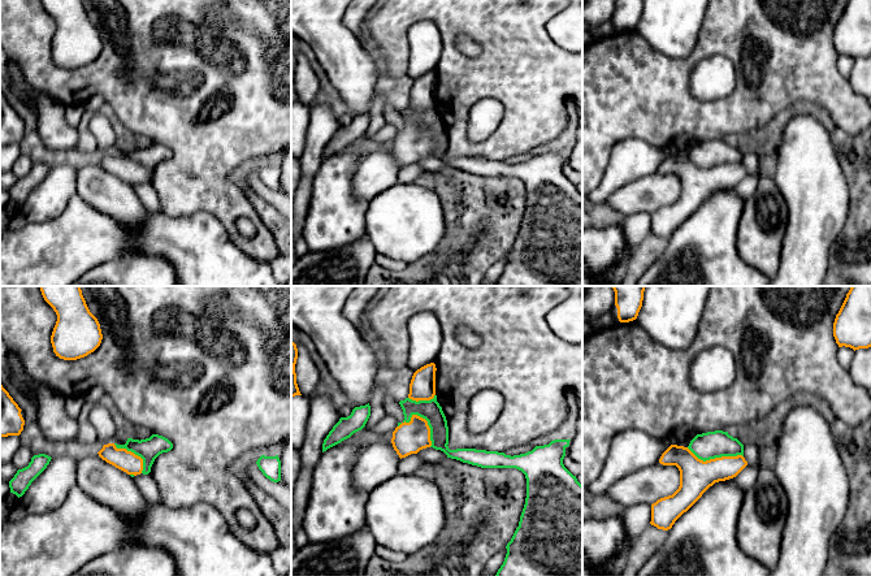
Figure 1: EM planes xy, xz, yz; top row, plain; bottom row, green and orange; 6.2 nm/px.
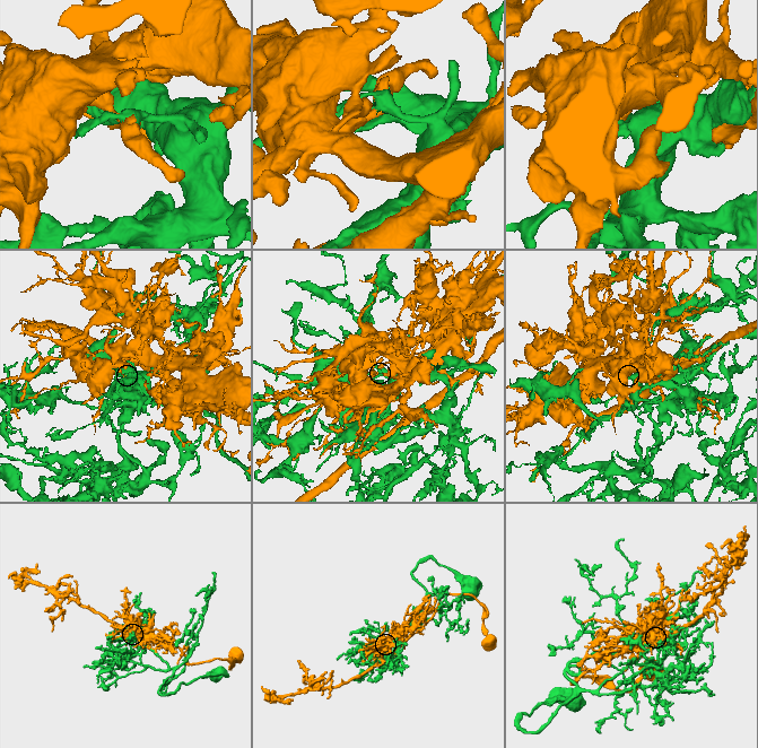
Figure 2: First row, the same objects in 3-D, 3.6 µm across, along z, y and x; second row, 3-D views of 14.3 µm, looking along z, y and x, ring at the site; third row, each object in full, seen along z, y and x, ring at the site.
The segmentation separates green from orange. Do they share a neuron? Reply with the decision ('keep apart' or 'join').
keep apart

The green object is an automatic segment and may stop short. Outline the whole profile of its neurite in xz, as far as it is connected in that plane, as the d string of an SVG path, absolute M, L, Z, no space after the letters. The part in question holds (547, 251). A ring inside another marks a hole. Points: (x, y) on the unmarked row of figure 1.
M437 104L419 111L406 107L399 113L404 124L403 131L410 131L413 124L428 130L430 156L443 160L447 166L481 177L516 177L525 183L525 213L495 286L582 286L582 194L563 173L571 148L554 148L549 153L536 155L532 160L514 165L476 157L450 159L447 129Z

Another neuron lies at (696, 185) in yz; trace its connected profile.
M671 153L660 165L663 174L676 174L680 179L680 195L668 205L651 213L650 233L668 239L702 203L715 191L736 186L748 170L742 164L722 165L710 169L698 168L688 156Z

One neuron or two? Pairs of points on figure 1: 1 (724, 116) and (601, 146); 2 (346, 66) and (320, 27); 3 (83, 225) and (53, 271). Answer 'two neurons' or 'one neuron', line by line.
1: one neuron
2: one neuron
3: one neuron

